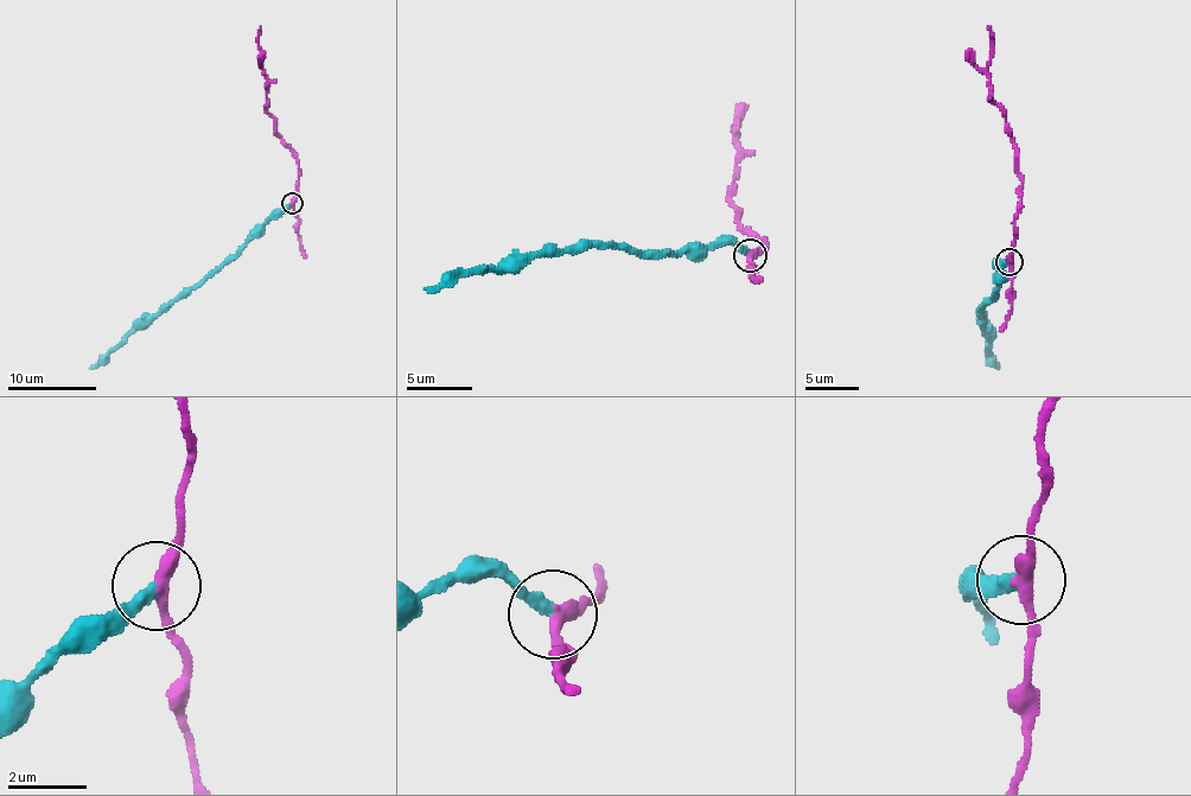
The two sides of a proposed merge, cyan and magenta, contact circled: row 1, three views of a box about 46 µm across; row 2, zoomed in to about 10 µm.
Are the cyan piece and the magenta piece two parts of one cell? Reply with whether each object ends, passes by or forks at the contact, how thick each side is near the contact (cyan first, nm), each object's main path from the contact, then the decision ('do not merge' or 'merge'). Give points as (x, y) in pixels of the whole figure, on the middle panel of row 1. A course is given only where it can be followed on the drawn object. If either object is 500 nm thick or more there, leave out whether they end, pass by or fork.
cyan ends there; magenta passes by; 320 nm thick on the cyan side, 320 nm on the other; cyan runs (749, 256), (727, 243), (694, 254), (648, 256), (602, 243), (584, 246), (425, 288); magenta runs (749, 256), (763, 250), (766, 239), (745, 230), (730, 198), (742, 116); do not merge

